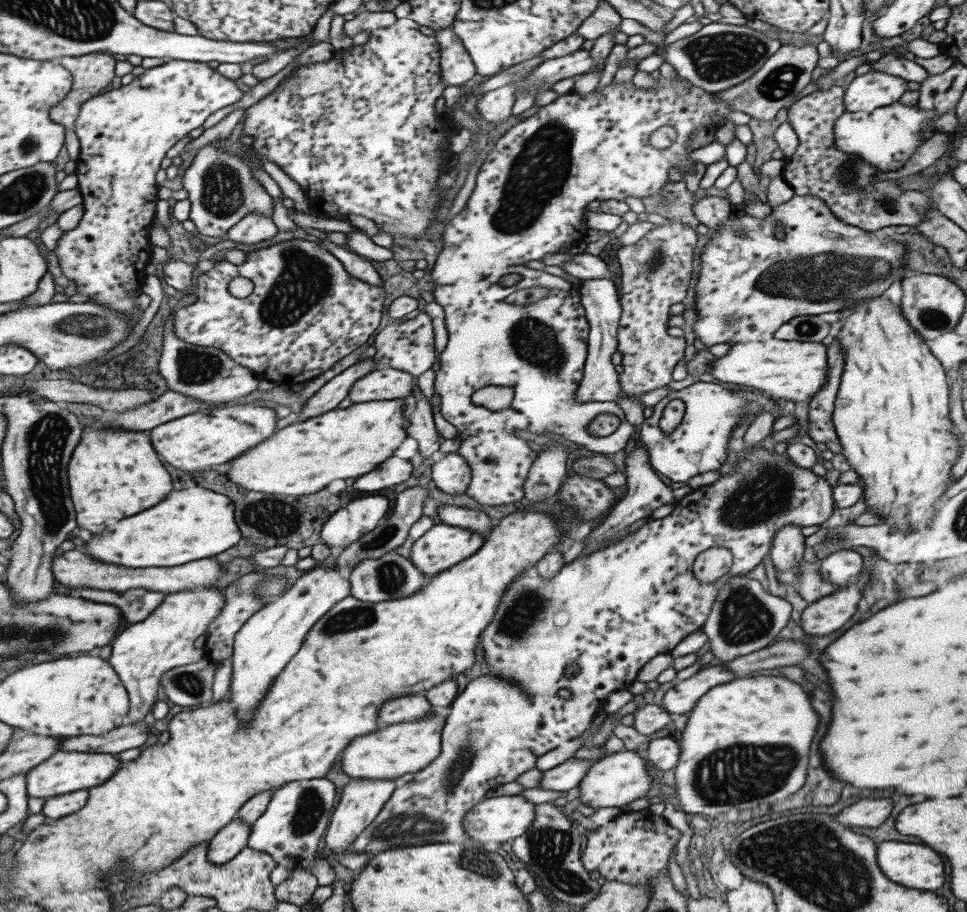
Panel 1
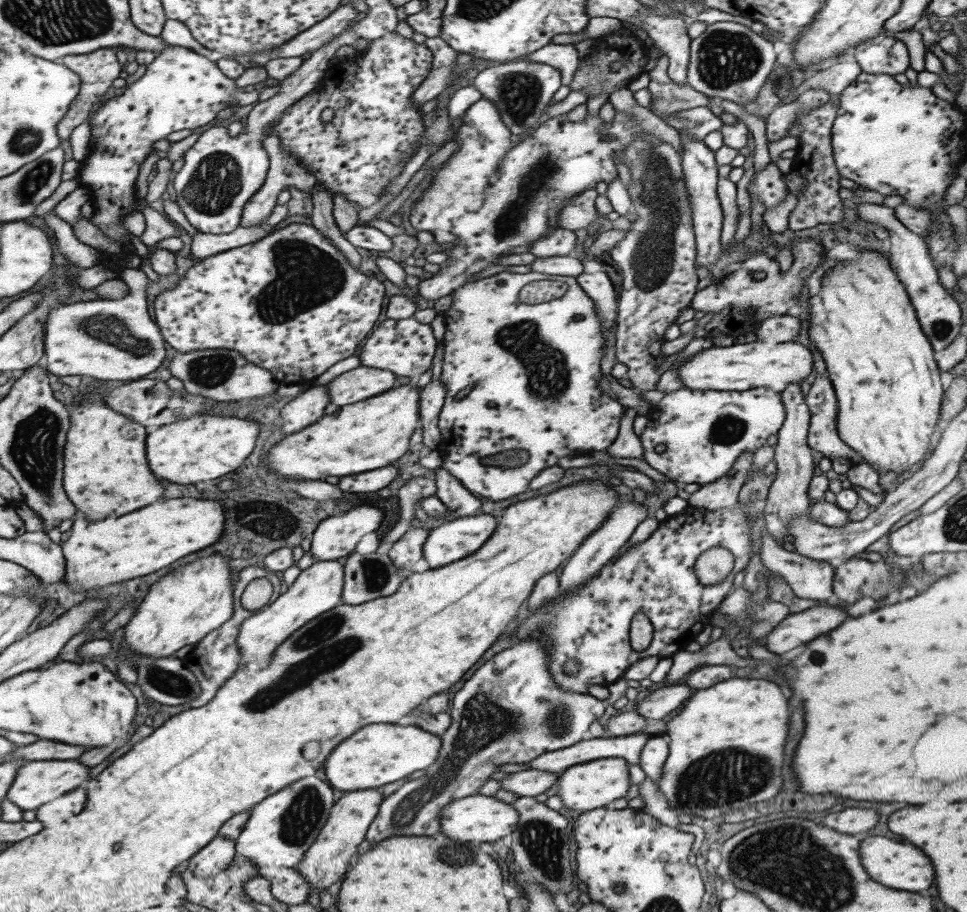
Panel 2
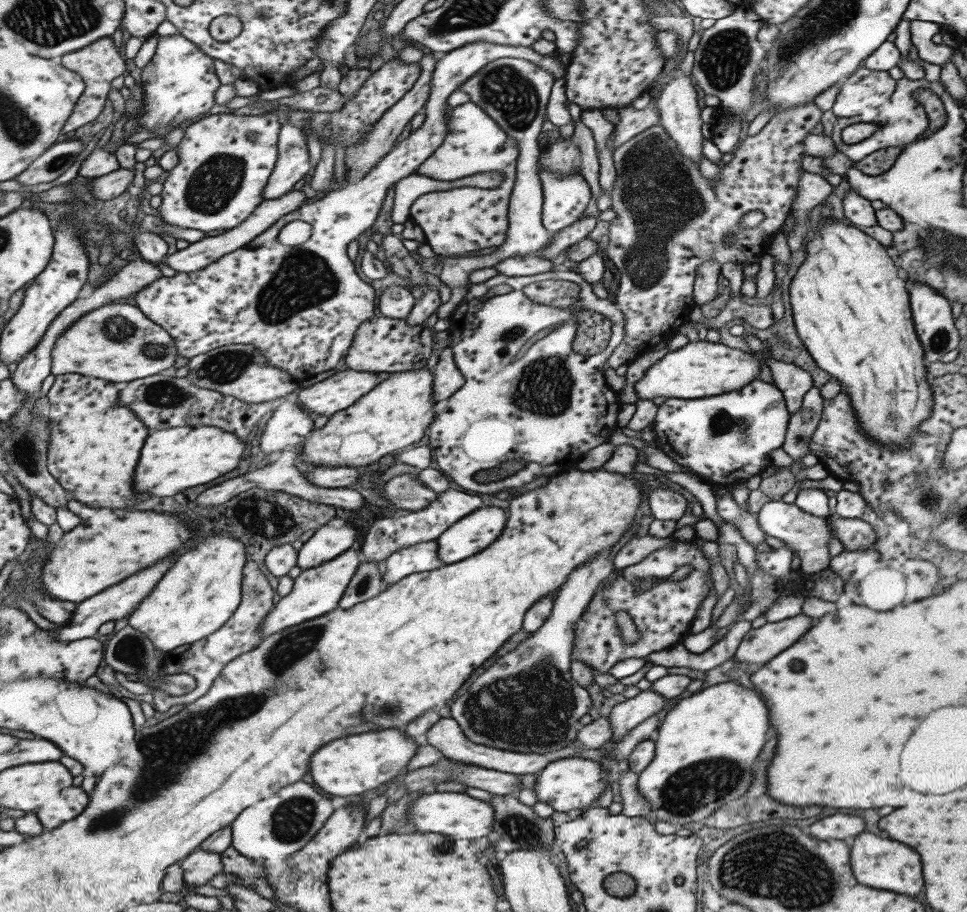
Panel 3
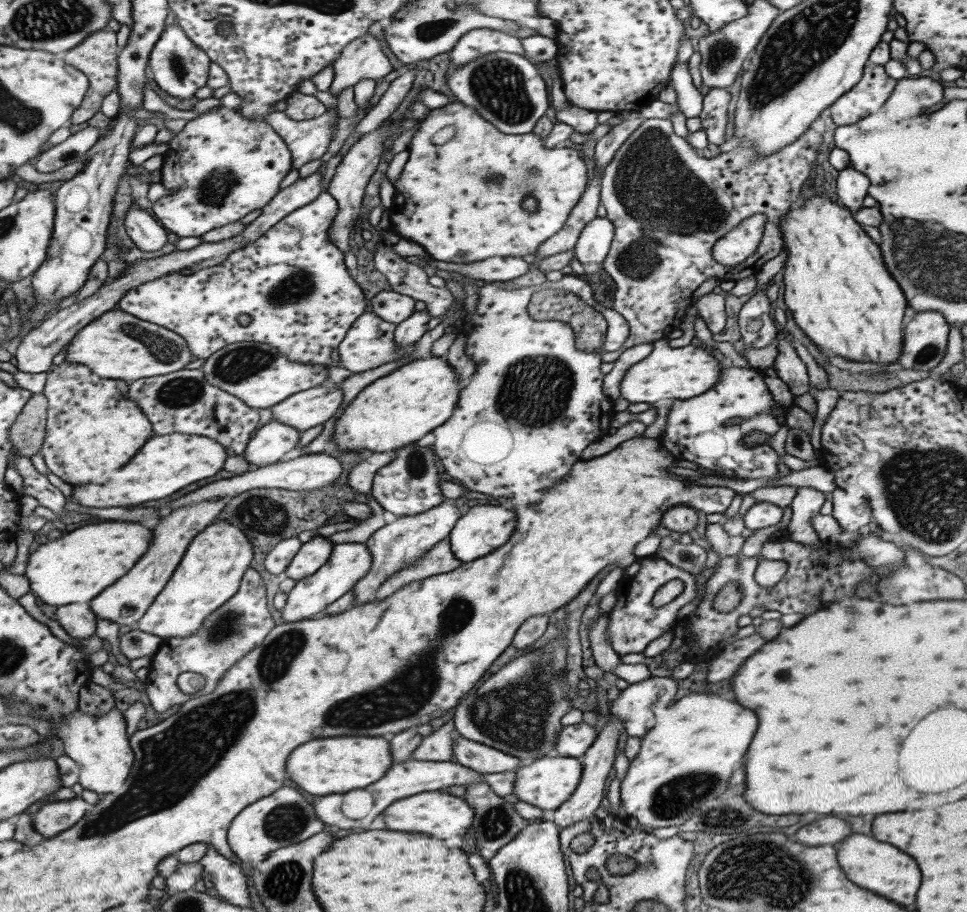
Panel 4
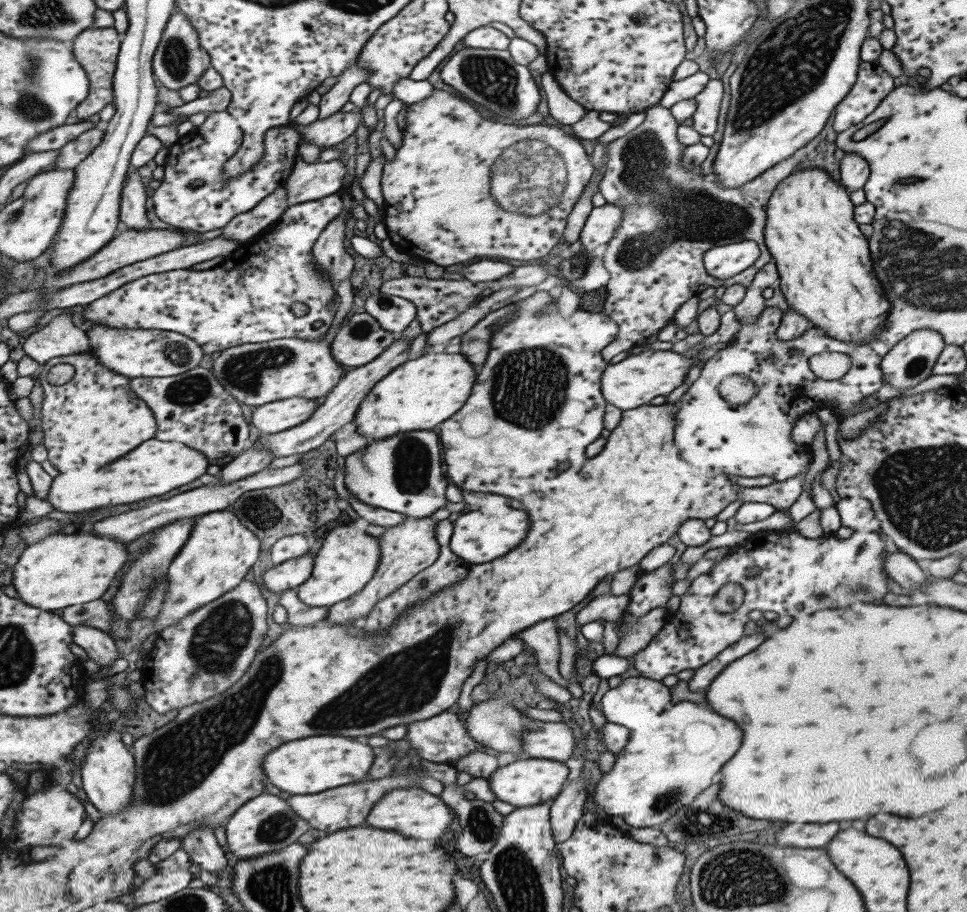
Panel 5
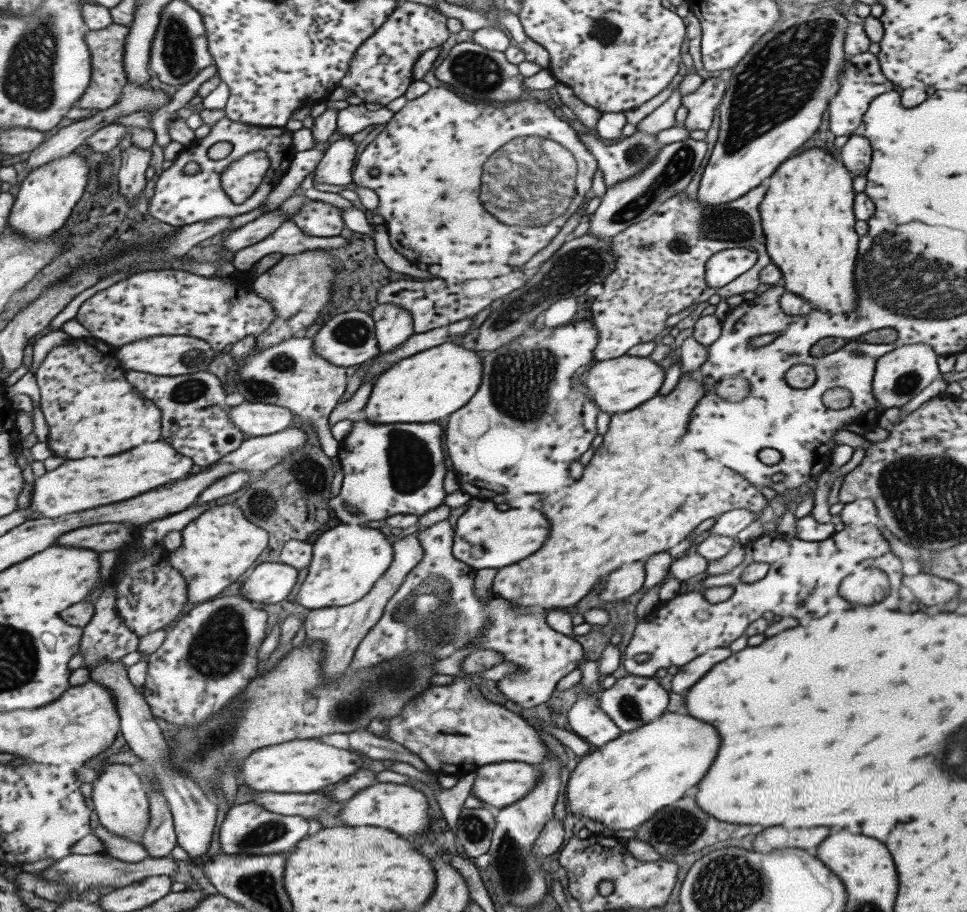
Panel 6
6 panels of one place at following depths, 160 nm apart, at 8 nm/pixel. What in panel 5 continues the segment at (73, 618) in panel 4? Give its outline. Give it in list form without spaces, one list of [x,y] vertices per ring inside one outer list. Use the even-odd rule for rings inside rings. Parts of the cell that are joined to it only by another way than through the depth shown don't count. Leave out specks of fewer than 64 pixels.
[[[82,624],[72,626],[71,640],[73,644],[85,651],[88,658],[93,660],[95,667],[98,666],[101,670],[111,666],[119,654],[114,646],[115,640],[97,628]]]

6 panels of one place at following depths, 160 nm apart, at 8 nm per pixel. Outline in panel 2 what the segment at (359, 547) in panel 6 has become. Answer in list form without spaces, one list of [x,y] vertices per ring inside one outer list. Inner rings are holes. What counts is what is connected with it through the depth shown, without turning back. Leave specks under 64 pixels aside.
[[[319,561],[313,562],[308,568],[300,570],[301,574],[287,588],[284,594],[279,594],[269,606],[249,616],[242,622],[237,634],[237,648],[239,648],[240,664],[246,667],[259,668],[268,663],[275,648],[291,636],[303,623],[313,620],[319,614],[324,614],[341,604],[343,585],[342,561]]]

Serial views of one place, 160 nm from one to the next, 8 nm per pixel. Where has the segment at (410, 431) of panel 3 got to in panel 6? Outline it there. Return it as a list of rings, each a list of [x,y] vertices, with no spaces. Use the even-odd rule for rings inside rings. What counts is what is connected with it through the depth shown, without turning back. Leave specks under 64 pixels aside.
[[[444,342],[393,363],[372,384],[365,403],[365,420],[370,423],[423,423],[445,418],[459,410],[481,384],[481,360],[477,352]]]

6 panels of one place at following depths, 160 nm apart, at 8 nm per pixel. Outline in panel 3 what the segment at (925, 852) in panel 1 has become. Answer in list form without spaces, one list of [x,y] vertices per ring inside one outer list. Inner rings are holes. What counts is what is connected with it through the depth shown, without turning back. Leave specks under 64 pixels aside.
[[[859,834],[853,844],[851,844],[851,852],[849,852],[849,864],[851,864],[851,872],[855,876],[855,880],[863,886],[871,886],[877,890],[889,890],[889,892],[897,892],[897,894],[905,894],[905,896],[915,896],[921,886],[921,864],[919,864],[919,856],[893,840],[887,838],[879,838],[875,834]]]

